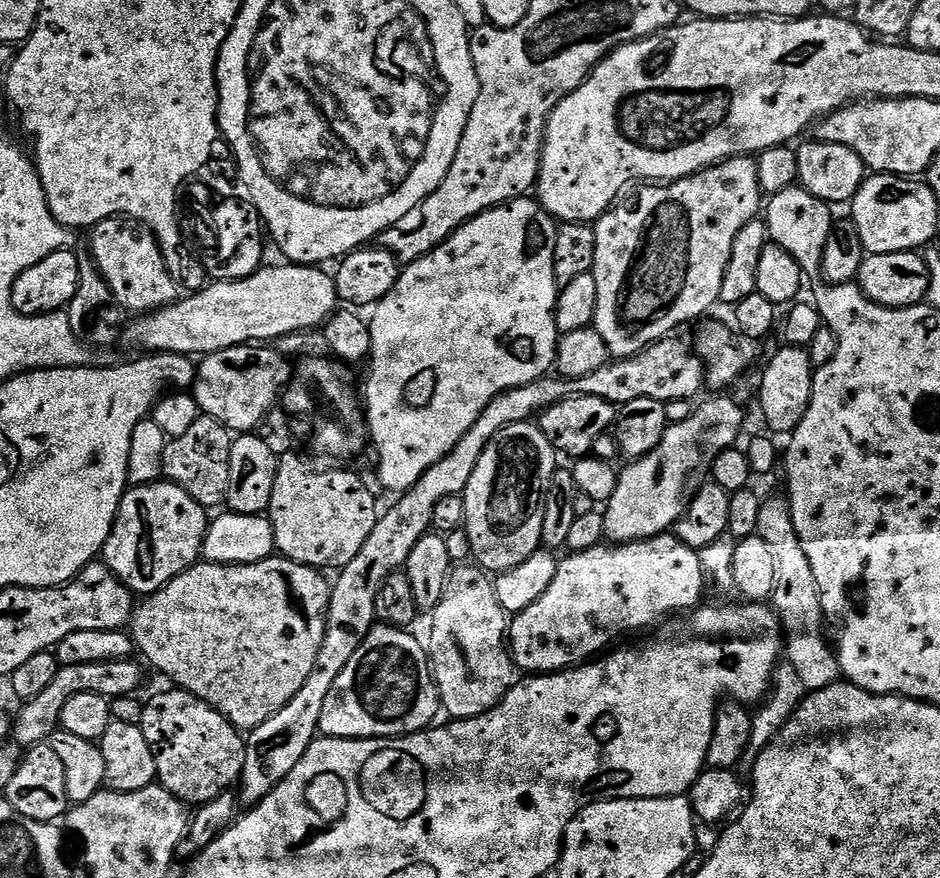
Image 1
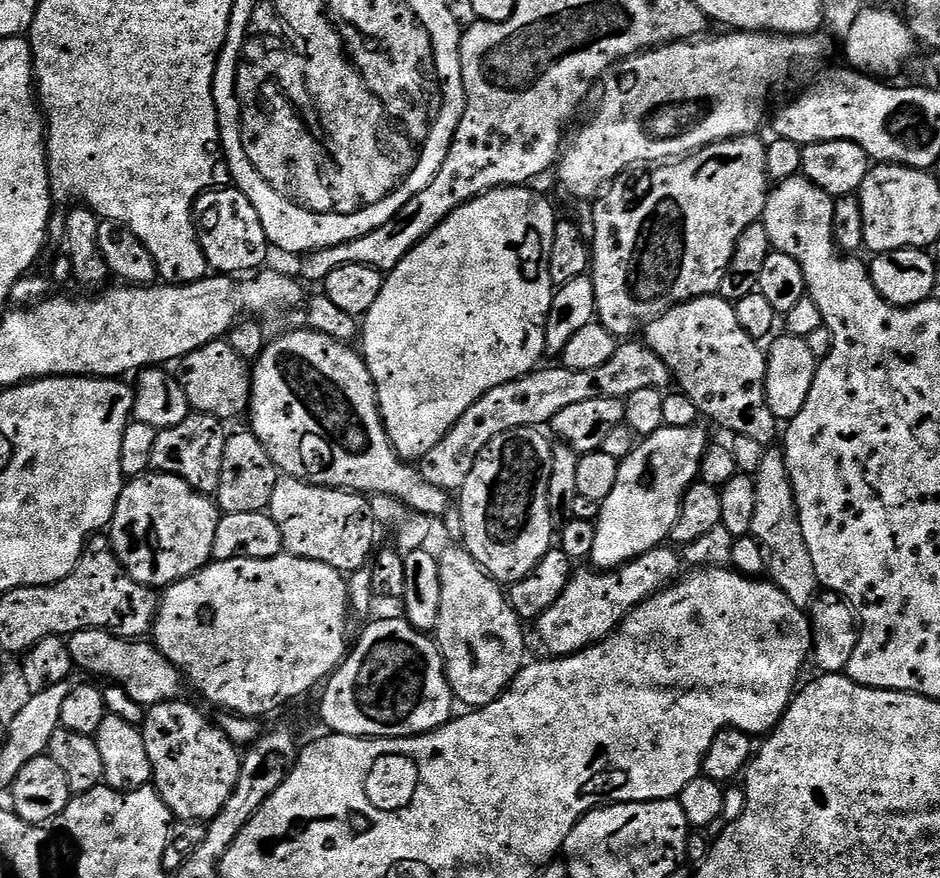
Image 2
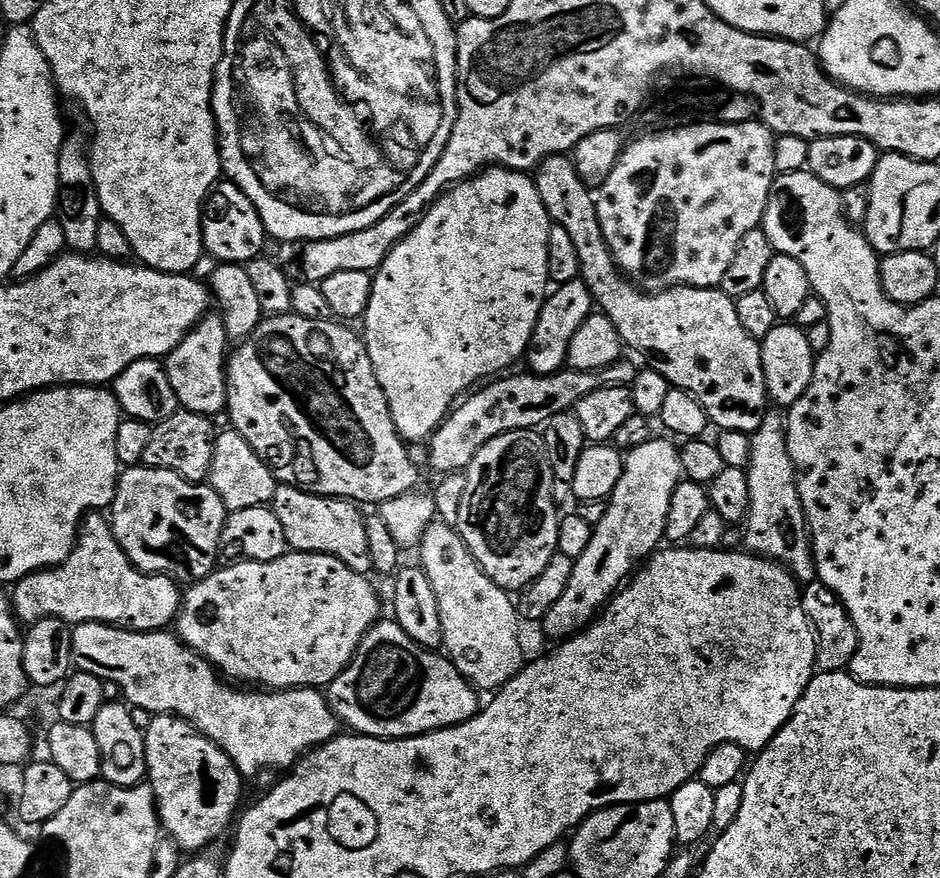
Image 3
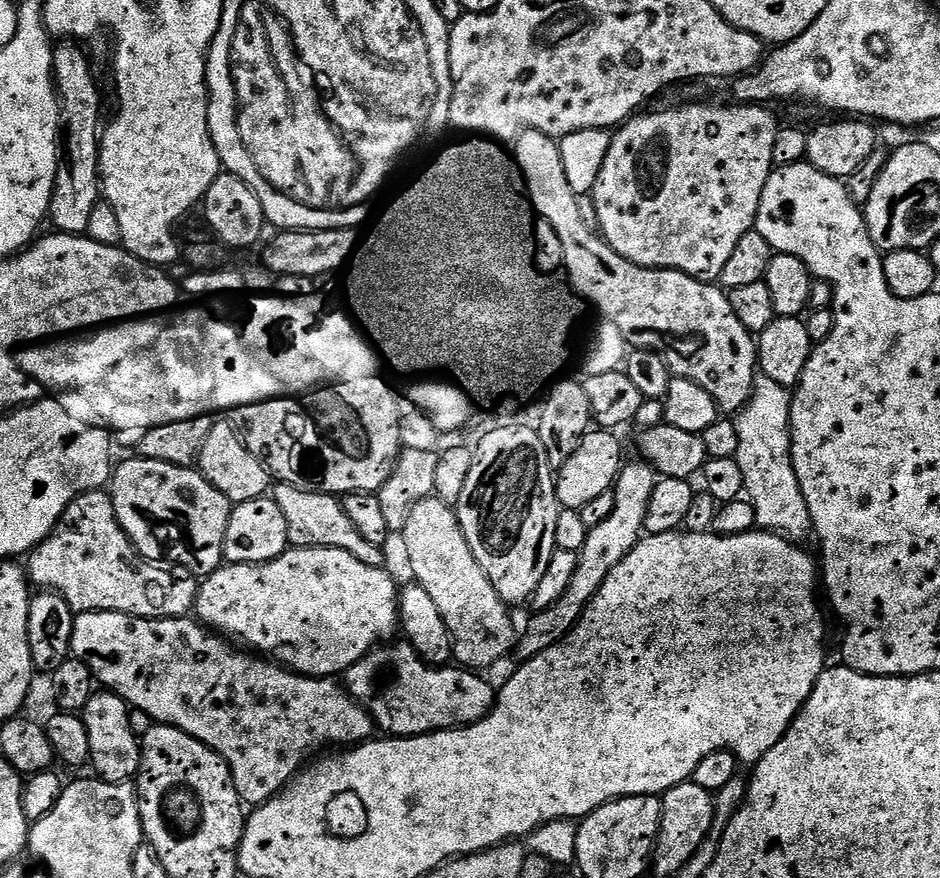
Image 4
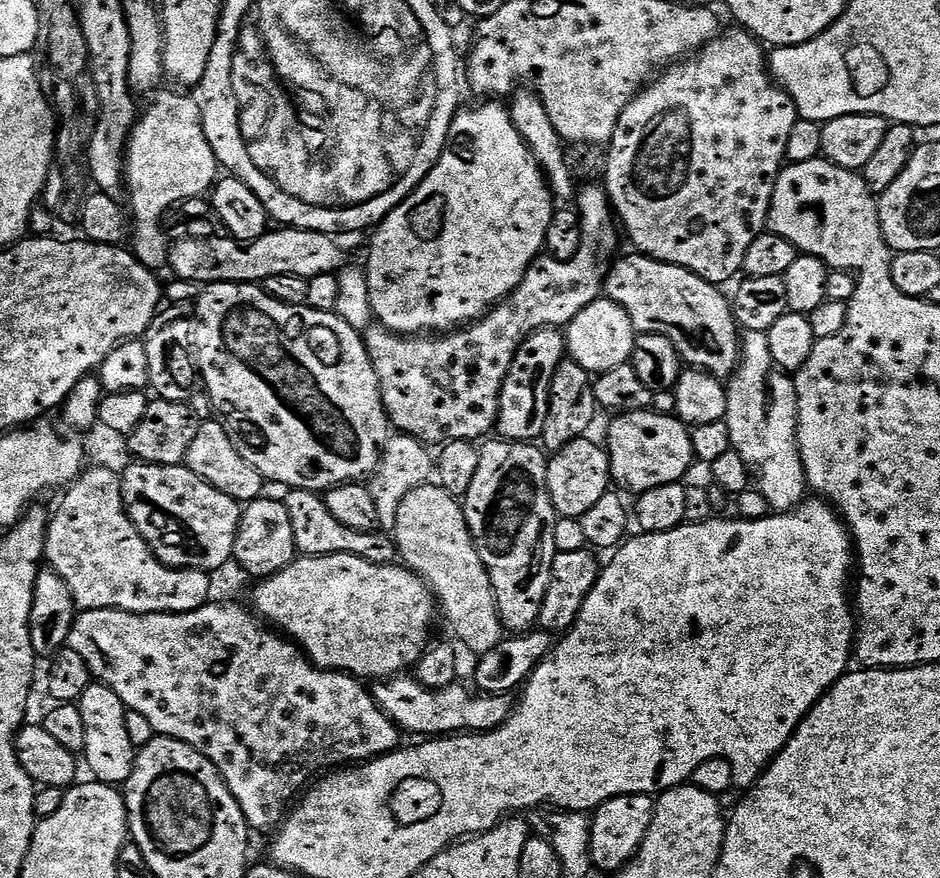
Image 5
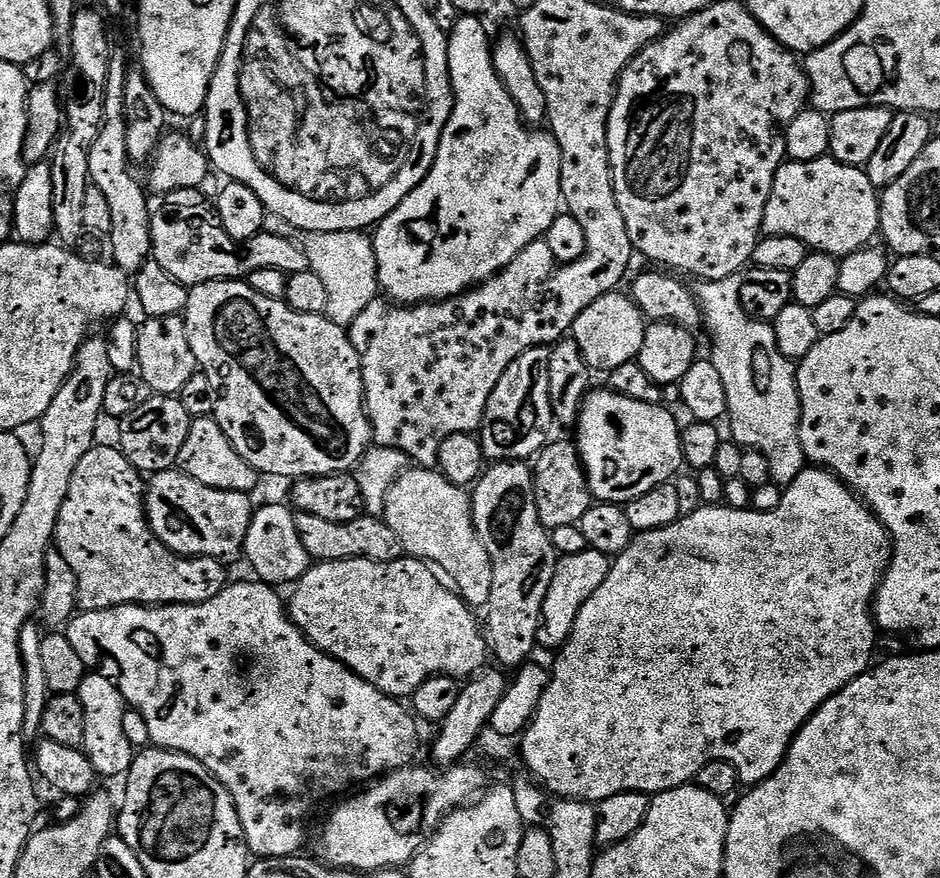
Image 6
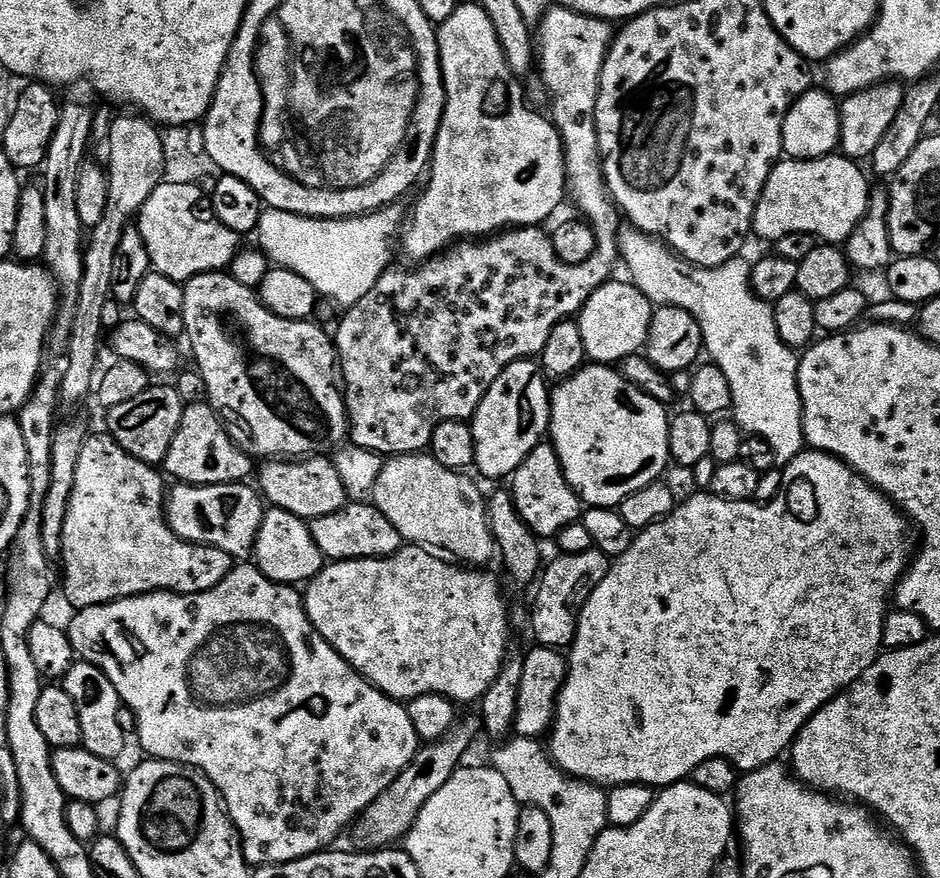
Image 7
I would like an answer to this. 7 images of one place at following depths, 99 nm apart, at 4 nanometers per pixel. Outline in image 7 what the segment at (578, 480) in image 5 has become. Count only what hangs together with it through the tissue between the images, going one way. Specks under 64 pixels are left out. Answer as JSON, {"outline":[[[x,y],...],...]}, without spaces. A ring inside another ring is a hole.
{"outline":[[[541,442],[535,450],[518,466],[518,470],[510,477],[512,503],[516,505],[522,522],[536,537],[554,538],[566,526],[577,523],[582,516],[582,501],[580,495],[566,480],[562,470],[562,462],[558,458],[551,443]]]}

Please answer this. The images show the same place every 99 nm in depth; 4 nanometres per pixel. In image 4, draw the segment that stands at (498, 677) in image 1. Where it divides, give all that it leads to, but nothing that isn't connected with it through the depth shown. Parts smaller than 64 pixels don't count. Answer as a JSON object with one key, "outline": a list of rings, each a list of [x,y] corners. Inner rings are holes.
{"outline":[[[435,498],[419,500],[410,510],[410,514],[405,516],[402,531],[404,531],[404,552],[408,555],[408,564],[412,567],[413,574],[416,575],[413,576],[415,583],[421,584],[426,594],[434,598],[434,606],[444,619],[444,625],[448,628],[448,635],[452,640],[453,657],[465,669],[484,670],[480,668],[488,668],[491,664],[498,663],[511,648],[513,651],[512,620],[508,617],[509,605],[501,600],[494,586],[488,581],[488,575],[478,566],[455,511]]]}

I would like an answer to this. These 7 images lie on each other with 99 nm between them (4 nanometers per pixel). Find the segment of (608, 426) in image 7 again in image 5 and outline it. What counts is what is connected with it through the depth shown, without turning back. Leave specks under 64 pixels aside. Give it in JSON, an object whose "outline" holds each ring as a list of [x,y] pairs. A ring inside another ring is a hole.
{"outline":[[[653,410],[642,412],[622,412],[615,417],[616,420],[608,428],[608,444],[606,451],[612,464],[613,481],[621,489],[629,488],[632,494],[639,494],[650,490],[654,486],[666,486],[667,484],[681,483],[684,475],[694,465],[692,455],[692,434],[689,425],[683,424],[675,415],[658,413]]]}

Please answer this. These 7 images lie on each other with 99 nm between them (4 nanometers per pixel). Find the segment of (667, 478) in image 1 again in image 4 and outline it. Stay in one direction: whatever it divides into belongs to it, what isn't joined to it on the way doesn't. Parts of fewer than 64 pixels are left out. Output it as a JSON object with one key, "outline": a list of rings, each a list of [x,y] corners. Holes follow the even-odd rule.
{"outline":[[[639,462],[640,464],[625,463],[620,469],[620,475],[616,477],[614,491],[614,510],[605,518],[598,526],[588,529],[588,537],[584,543],[584,548],[578,553],[576,561],[576,569],[570,578],[570,586],[566,586],[566,590],[562,594],[562,598],[558,598],[558,602],[554,602],[546,610],[536,612],[533,620],[529,622],[528,629],[524,632],[524,641],[519,641],[518,652],[520,648],[521,661],[533,660],[539,652],[545,652],[551,644],[561,640],[568,631],[574,627],[580,620],[580,615],[587,608],[589,602],[594,598],[594,594],[598,594],[598,590],[602,586],[602,582],[606,582],[606,578],[610,574],[610,570],[614,570],[614,566],[618,566],[618,562],[622,562],[622,558],[626,558],[630,554],[630,550],[634,550],[634,546],[640,543],[642,533],[644,532],[644,519],[646,518],[646,506],[650,504],[650,494],[654,494],[654,486],[656,485],[658,474],[651,464],[647,462]]]}

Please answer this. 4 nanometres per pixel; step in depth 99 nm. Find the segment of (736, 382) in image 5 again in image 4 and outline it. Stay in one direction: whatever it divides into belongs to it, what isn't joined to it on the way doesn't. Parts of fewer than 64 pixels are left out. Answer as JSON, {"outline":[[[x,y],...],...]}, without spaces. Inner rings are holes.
{"outline":[[[763,374],[757,375],[748,405],[740,409],[734,420],[738,430],[738,450],[734,458],[742,470],[743,495],[752,503],[755,527],[775,532],[789,542],[804,542],[800,540],[810,536],[812,519],[792,465],[792,429],[788,427],[791,409],[789,389]]]}

